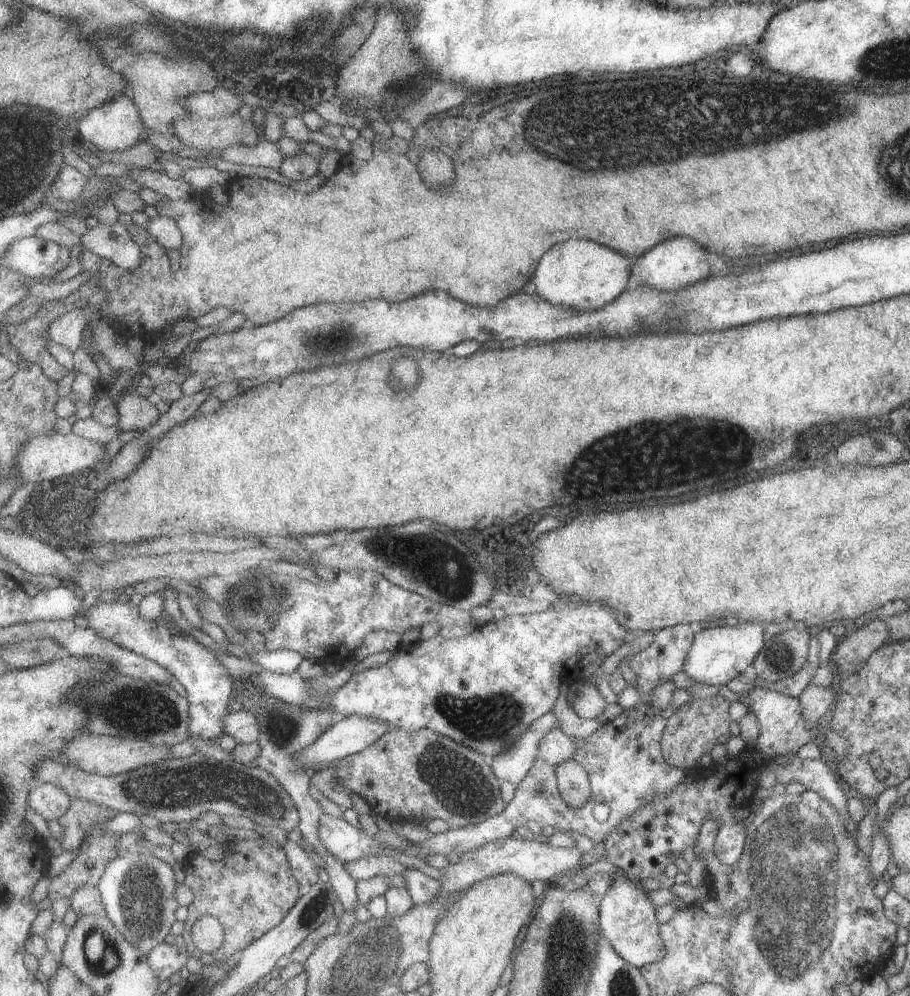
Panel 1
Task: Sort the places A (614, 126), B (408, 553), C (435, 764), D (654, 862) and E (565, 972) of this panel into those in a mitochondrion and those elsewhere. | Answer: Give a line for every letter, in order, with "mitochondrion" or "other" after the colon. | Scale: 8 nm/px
A: mitochondrion
B: mitochondrion
C: mitochondrion
D: other
E: mitochondrion

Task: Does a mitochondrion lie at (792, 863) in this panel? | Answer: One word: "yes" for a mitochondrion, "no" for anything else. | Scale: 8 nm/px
yes

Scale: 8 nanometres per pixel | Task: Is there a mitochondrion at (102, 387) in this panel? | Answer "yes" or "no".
no

